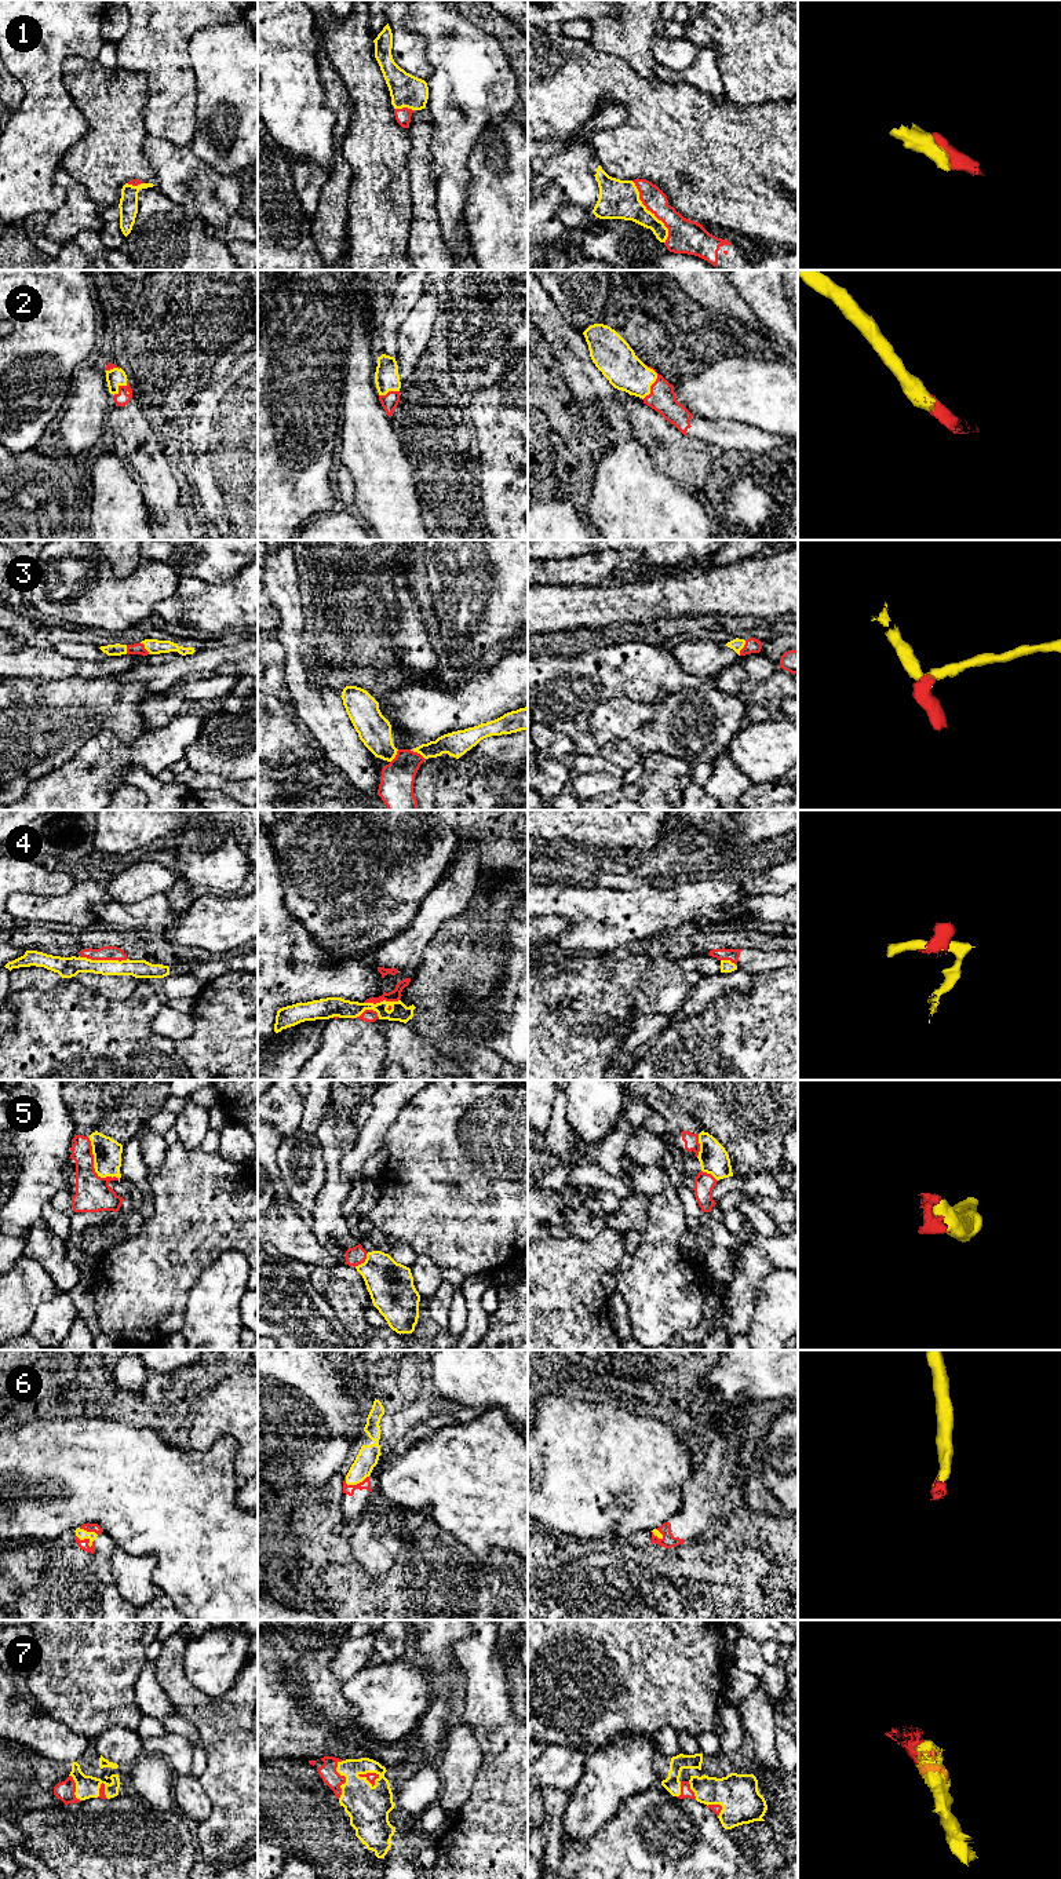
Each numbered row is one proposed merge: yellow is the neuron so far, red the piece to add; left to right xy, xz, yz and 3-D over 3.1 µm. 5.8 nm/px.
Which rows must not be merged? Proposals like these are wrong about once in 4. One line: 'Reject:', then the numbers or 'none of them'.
Reject: 4

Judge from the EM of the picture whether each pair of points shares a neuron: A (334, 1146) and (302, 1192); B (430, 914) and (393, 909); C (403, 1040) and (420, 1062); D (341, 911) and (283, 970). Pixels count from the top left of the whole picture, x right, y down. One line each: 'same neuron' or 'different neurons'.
A: different neurons
B: different neurons
C: same neuron
D: different neurons

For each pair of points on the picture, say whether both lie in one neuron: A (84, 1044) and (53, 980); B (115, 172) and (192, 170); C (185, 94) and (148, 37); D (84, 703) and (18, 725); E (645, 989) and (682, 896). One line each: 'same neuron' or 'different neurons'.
A: different neurons
B: different neurons
C: same neuron
D: same neuron
E: different neurons

